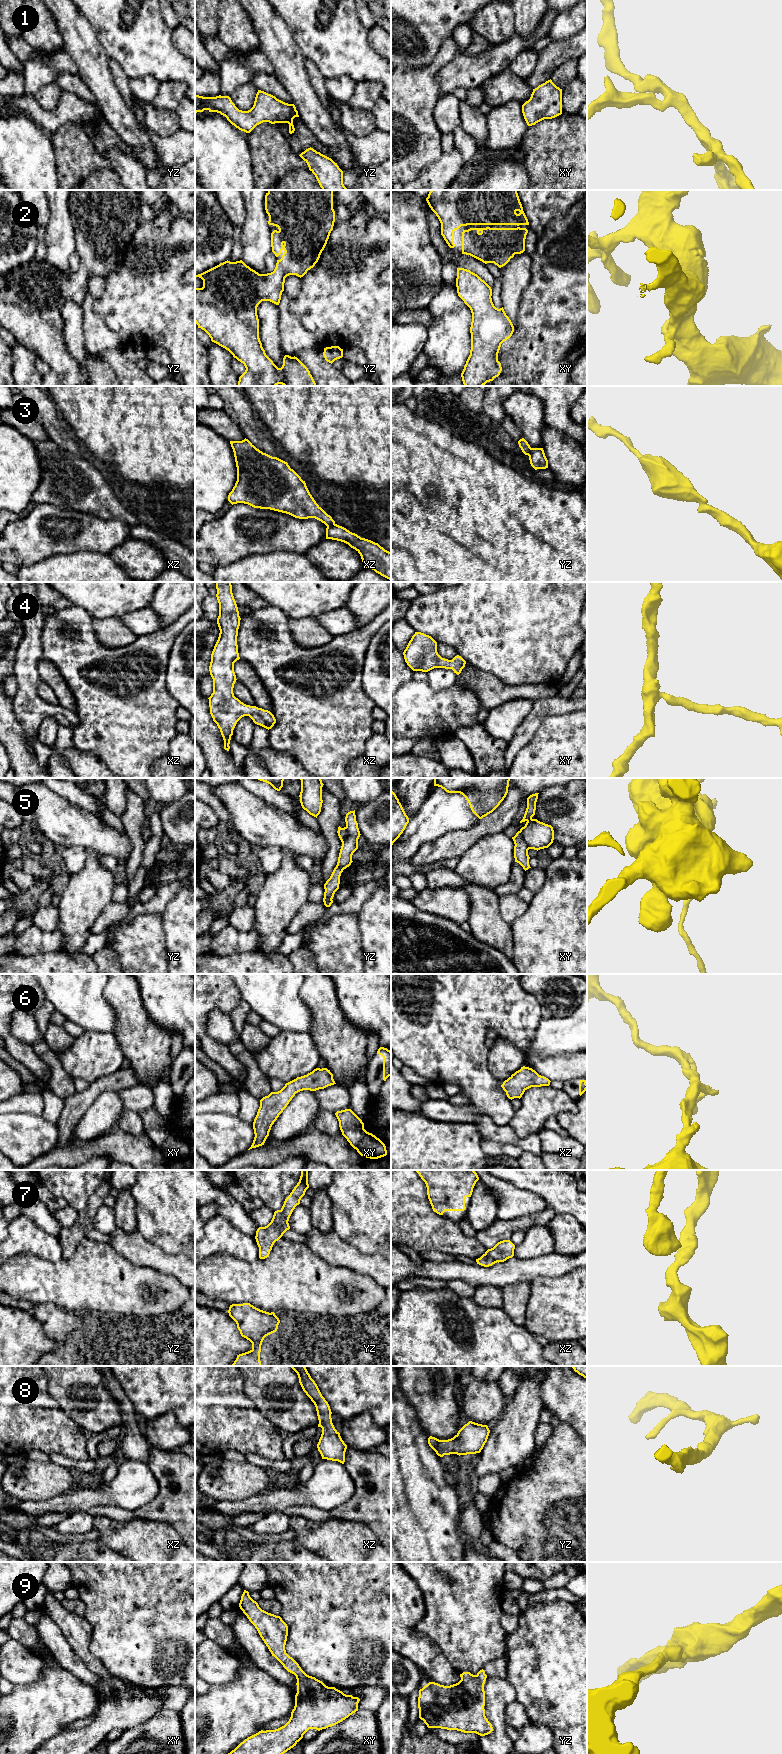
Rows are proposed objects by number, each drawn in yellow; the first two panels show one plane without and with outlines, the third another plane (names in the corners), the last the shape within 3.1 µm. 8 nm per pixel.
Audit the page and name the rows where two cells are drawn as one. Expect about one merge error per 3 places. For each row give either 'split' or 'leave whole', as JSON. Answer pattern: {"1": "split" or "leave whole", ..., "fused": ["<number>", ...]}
{"1": "leave whole", "2": "leave whole", "3": "split", "4": "leave whole", "5": "split", "6": "leave whole", "7": "leave whole", "8": "leave whole", "9": "leave whole", "fused": ["3", "5"]}

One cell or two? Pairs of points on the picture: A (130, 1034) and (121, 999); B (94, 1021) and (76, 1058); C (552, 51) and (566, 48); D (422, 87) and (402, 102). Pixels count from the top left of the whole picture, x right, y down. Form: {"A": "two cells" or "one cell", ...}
{"A": "one cell", "B": "two cells", "C": "one cell", "D": "one cell"}

